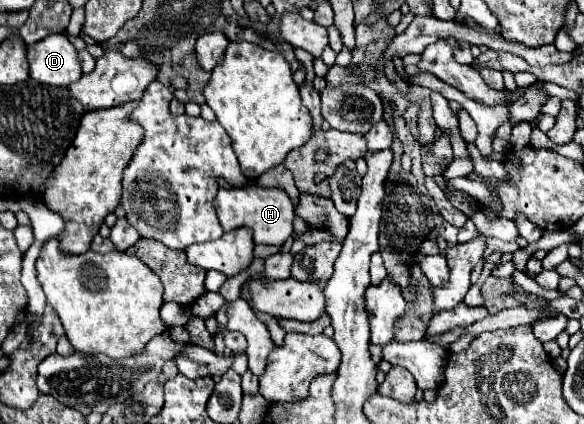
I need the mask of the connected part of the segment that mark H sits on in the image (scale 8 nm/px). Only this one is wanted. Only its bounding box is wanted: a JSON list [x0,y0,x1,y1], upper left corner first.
[215,185,295,245]

